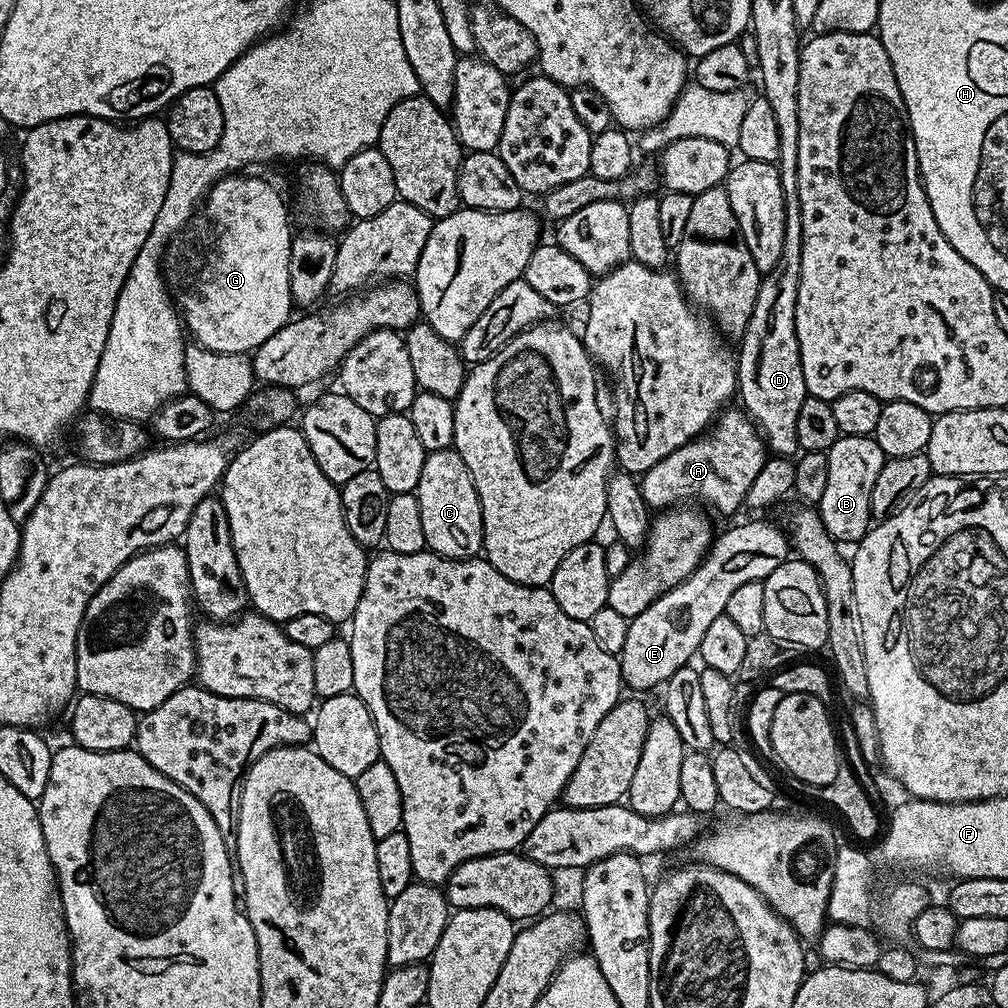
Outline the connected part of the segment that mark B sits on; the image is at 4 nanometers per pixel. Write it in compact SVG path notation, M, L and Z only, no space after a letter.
M841 436L827 450L830 475L818 511L832 539L841 545L855 545L868 533L874 517L870 510L870 494L885 462L885 454L872 436Z

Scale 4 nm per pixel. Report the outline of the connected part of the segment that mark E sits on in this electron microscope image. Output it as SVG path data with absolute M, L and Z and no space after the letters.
M748 520L726 529L721 536L719 533L704 561L688 577L627 621L624 645L618 651L621 681L632 688L659 689L667 684L674 670L685 667L691 661L688 659L699 653L710 622L724 615L734 590L745 582L764 581L788 559L790 540L783 527L775 528L764 520Z

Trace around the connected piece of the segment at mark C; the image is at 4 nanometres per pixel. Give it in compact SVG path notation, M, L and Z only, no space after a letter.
M455 447L425 455L422 478L415 490L418 510L422 510L422 534L429 552L436 552L451 560L467 560L481 555L484 546L482 510L470 470L458 455Z

